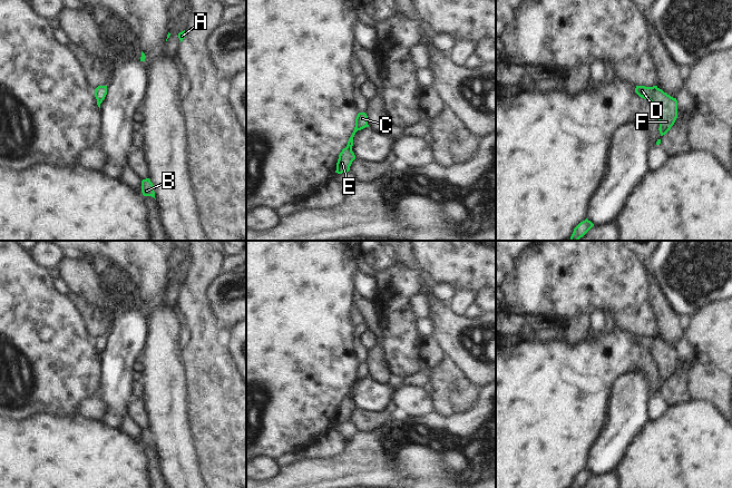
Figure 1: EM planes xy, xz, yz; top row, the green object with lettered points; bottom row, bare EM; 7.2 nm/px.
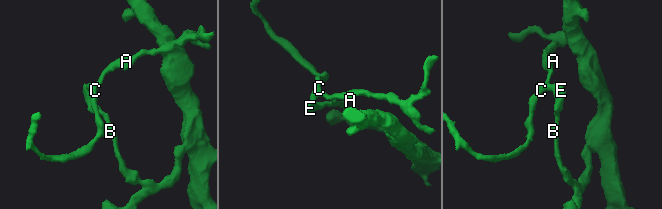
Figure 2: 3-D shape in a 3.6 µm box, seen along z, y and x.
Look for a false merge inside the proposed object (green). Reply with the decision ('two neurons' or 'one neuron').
two neurons

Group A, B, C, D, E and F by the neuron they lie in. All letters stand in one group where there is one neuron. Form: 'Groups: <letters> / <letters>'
Groups: A C D / B E F

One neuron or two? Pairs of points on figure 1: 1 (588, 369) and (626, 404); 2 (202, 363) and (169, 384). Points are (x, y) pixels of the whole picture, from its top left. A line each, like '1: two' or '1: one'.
1: two
2: two

